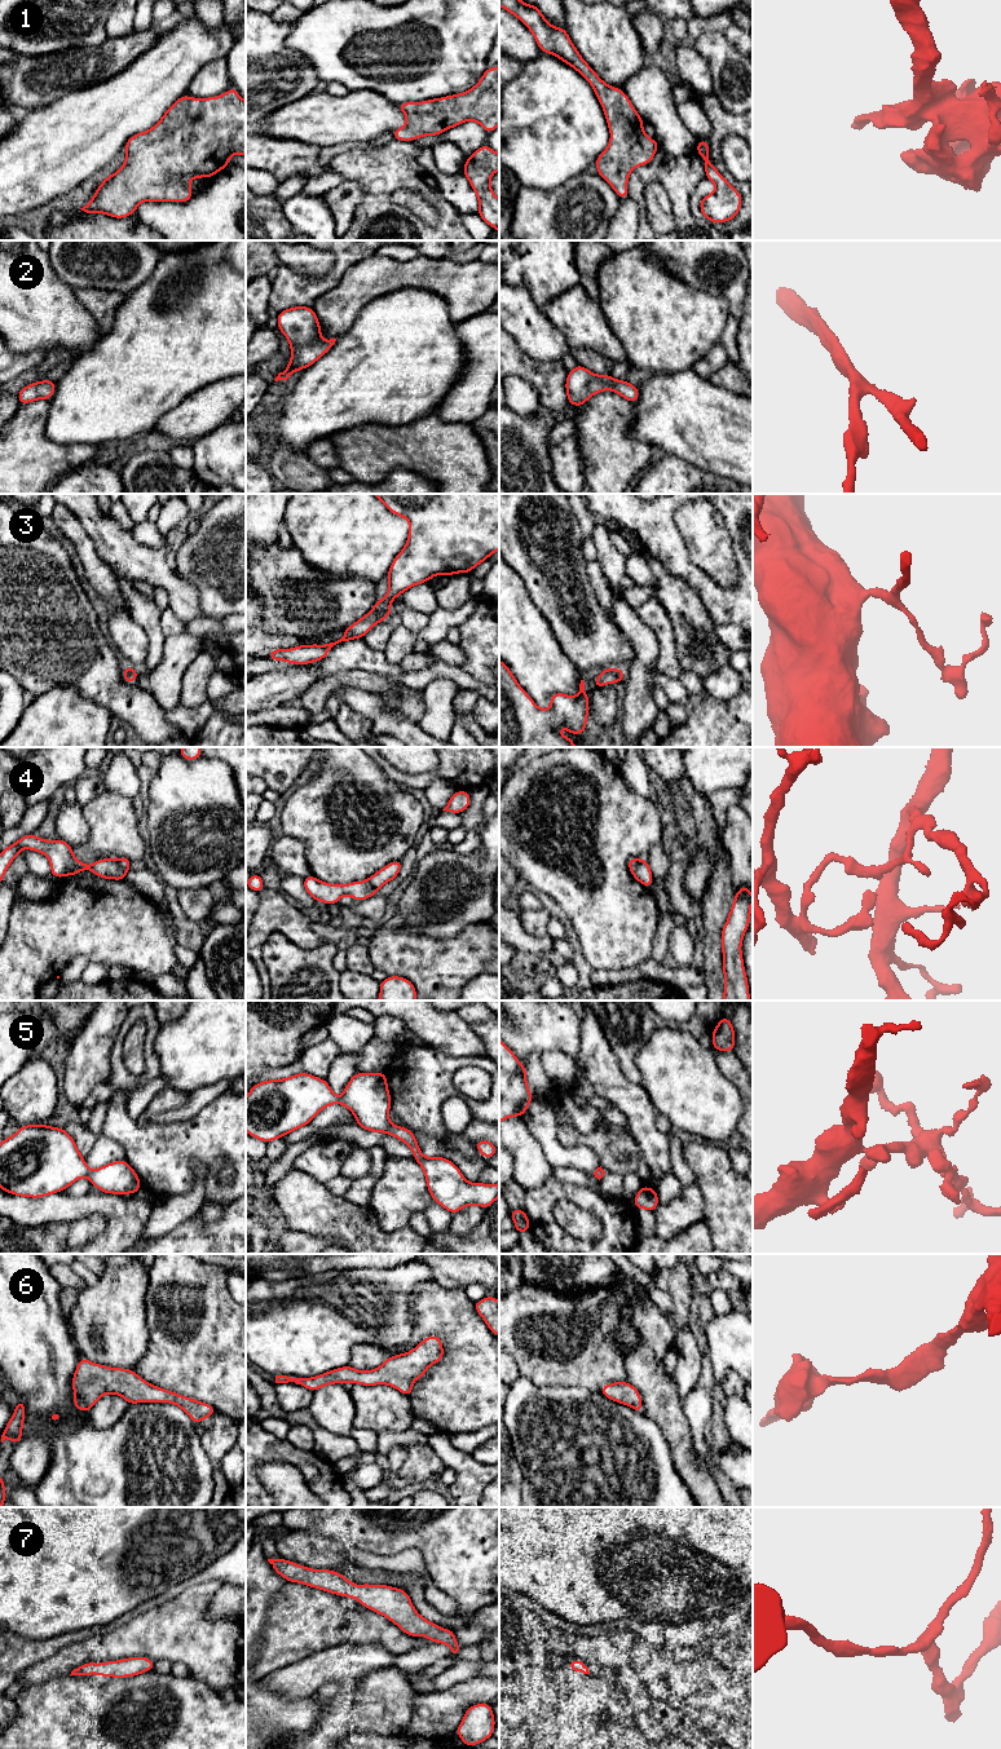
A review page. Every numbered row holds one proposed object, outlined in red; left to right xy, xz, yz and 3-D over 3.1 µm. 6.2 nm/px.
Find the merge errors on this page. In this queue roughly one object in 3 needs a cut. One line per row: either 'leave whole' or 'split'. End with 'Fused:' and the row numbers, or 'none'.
1: leave whole
2: leave whole
3: leave whole
4: split
5: leave whole
6: leave whole
7: leave whole
Fused: 4

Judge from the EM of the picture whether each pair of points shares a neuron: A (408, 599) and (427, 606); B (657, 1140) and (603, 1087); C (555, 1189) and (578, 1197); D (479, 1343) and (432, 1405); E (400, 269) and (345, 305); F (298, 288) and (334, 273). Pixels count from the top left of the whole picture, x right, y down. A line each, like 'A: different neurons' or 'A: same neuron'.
A: same neuron
B: same neuron
C: same neuron
D: same neuron
E: same neuron
F: same neuron

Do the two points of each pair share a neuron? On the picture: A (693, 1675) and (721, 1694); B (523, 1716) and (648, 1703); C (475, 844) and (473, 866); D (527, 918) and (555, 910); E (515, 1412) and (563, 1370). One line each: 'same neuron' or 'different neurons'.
A: same neuron
B: different neurons
C: different neurons
D: different neurons
E: different neurons

